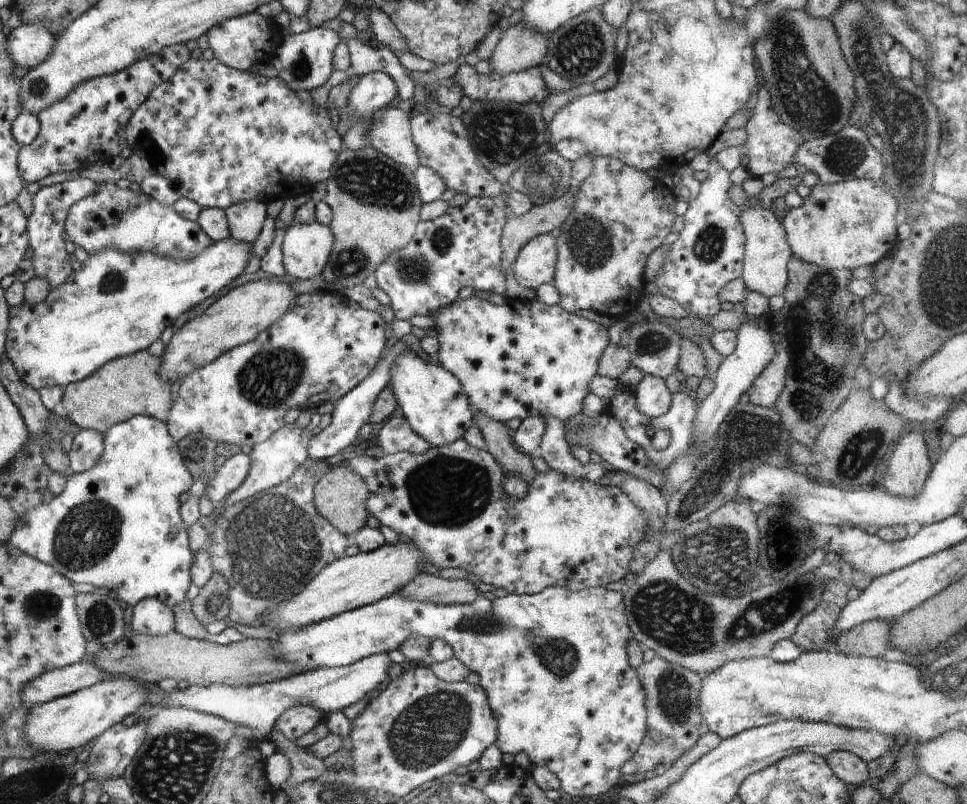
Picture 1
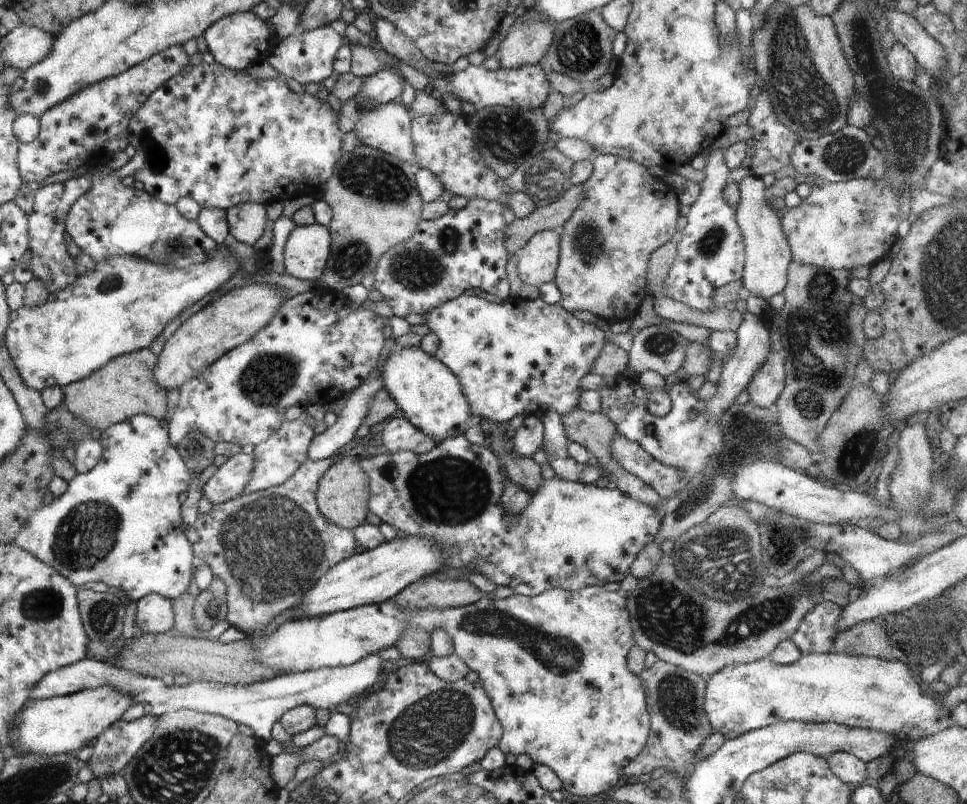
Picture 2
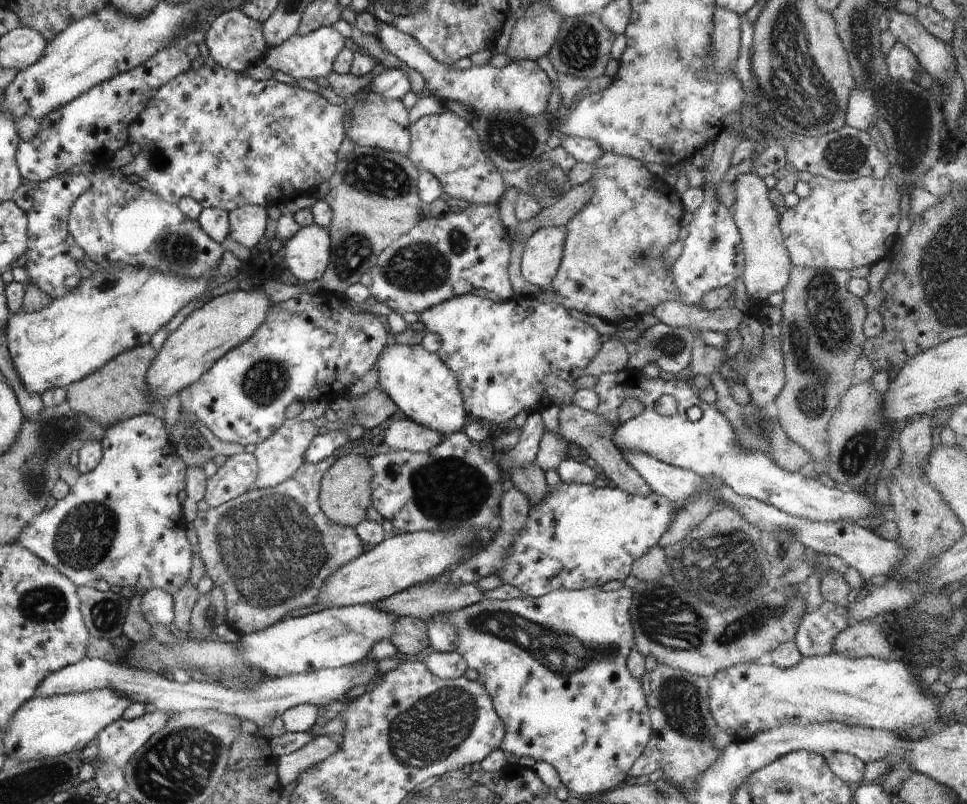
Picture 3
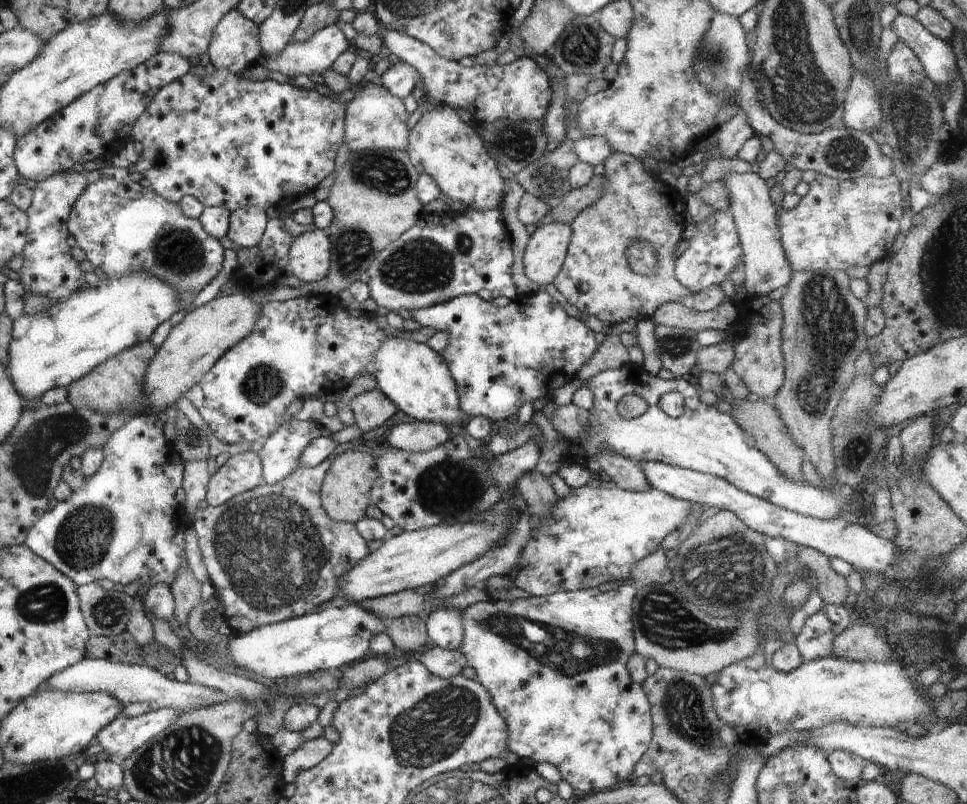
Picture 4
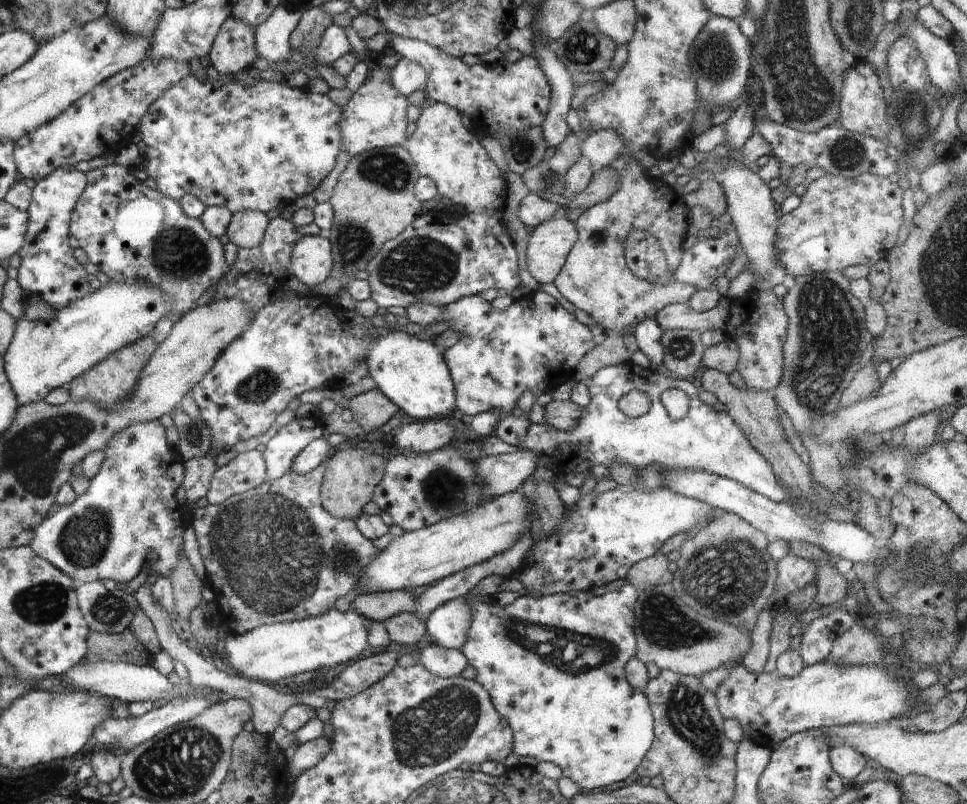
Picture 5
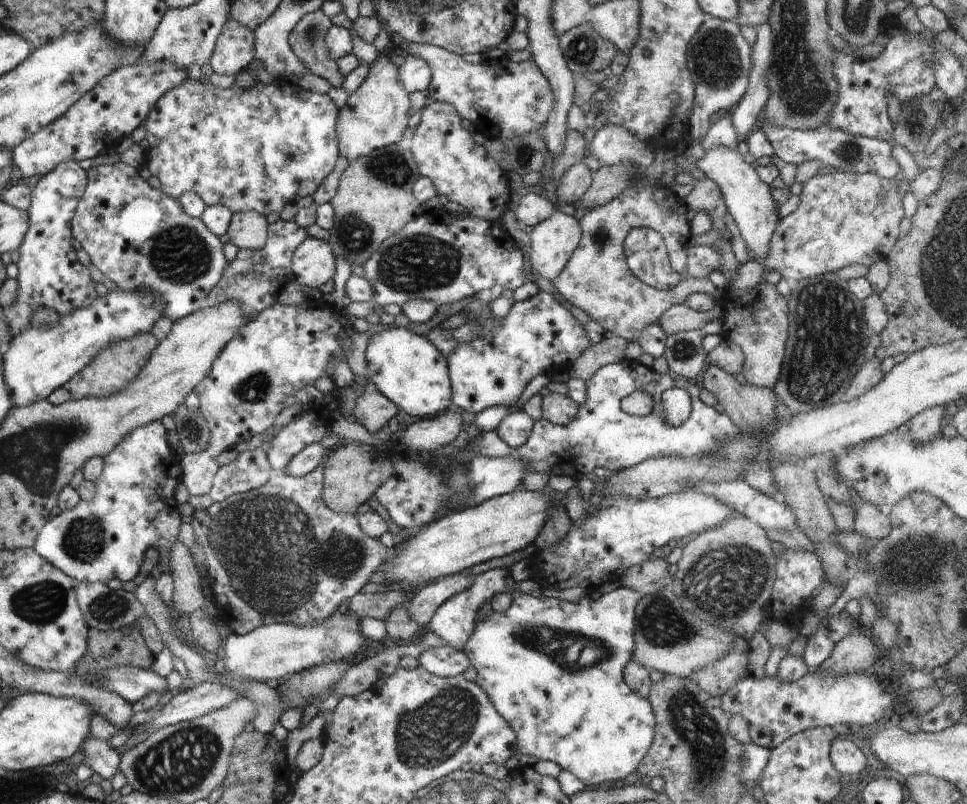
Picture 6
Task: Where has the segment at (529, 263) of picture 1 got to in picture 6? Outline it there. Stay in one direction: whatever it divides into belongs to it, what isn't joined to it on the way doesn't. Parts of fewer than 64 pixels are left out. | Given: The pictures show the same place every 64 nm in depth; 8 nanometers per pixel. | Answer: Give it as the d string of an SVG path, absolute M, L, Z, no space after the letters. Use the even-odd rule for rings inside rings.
M556 210L539 225L528 229L532 247L532 268L542 277L552 280L562 272L574 249L579 246L579 219Z

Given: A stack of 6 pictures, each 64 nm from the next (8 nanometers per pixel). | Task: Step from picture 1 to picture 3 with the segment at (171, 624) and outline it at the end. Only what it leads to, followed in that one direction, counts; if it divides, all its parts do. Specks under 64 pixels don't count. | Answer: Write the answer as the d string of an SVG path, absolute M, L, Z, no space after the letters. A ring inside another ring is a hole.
M151 588L141 596L141 613L152 630L158 625L169 626L173 622L173 596L161 588Z

